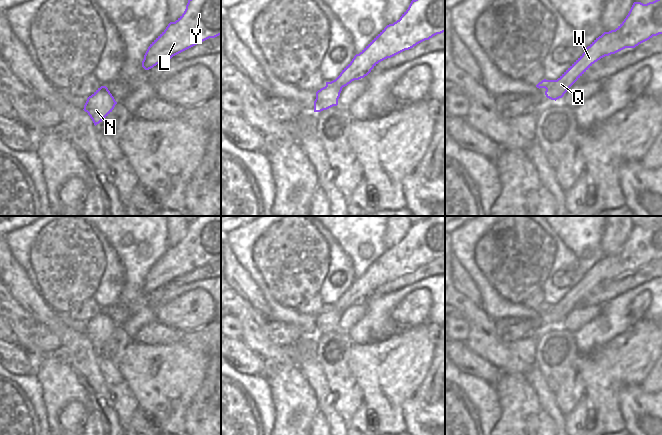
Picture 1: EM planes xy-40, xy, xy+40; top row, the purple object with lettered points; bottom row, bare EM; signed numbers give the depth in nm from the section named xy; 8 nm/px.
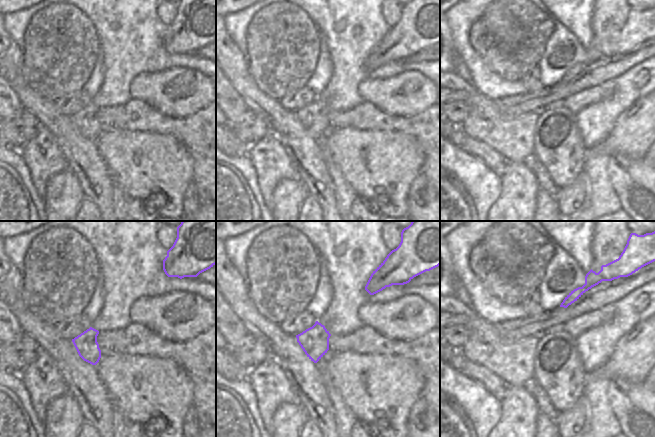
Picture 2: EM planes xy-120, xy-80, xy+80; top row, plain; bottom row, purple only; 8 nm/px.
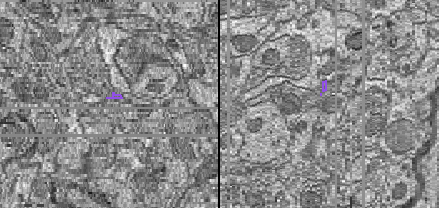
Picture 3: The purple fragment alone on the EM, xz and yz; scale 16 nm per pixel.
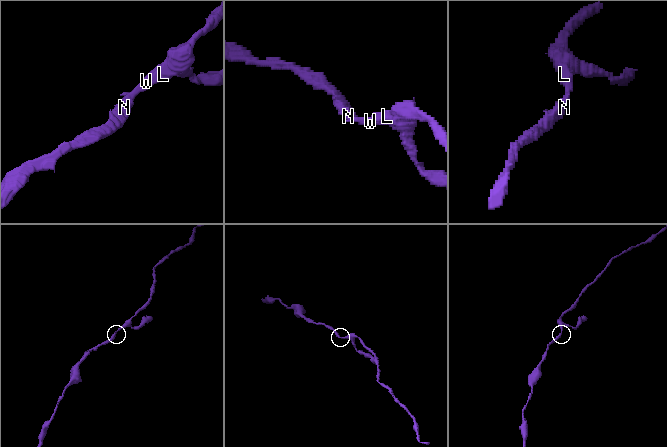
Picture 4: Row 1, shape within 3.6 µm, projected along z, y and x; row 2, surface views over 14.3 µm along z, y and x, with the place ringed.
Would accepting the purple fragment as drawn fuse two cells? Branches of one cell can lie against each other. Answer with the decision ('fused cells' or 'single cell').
single cell

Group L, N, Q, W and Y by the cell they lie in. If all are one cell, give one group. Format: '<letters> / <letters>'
L N Q W Y

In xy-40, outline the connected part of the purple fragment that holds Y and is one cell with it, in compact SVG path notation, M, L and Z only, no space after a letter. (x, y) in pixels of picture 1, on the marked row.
M188 0L184 13L150 44L142 67L149 70L173 56L221 35L221 0Z

